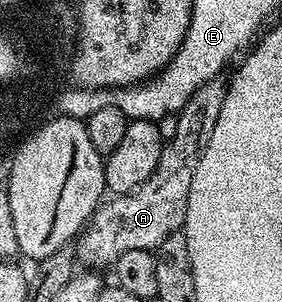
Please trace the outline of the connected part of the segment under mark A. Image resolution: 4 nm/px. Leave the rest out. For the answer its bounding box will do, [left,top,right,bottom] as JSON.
[77,78,227,270]

